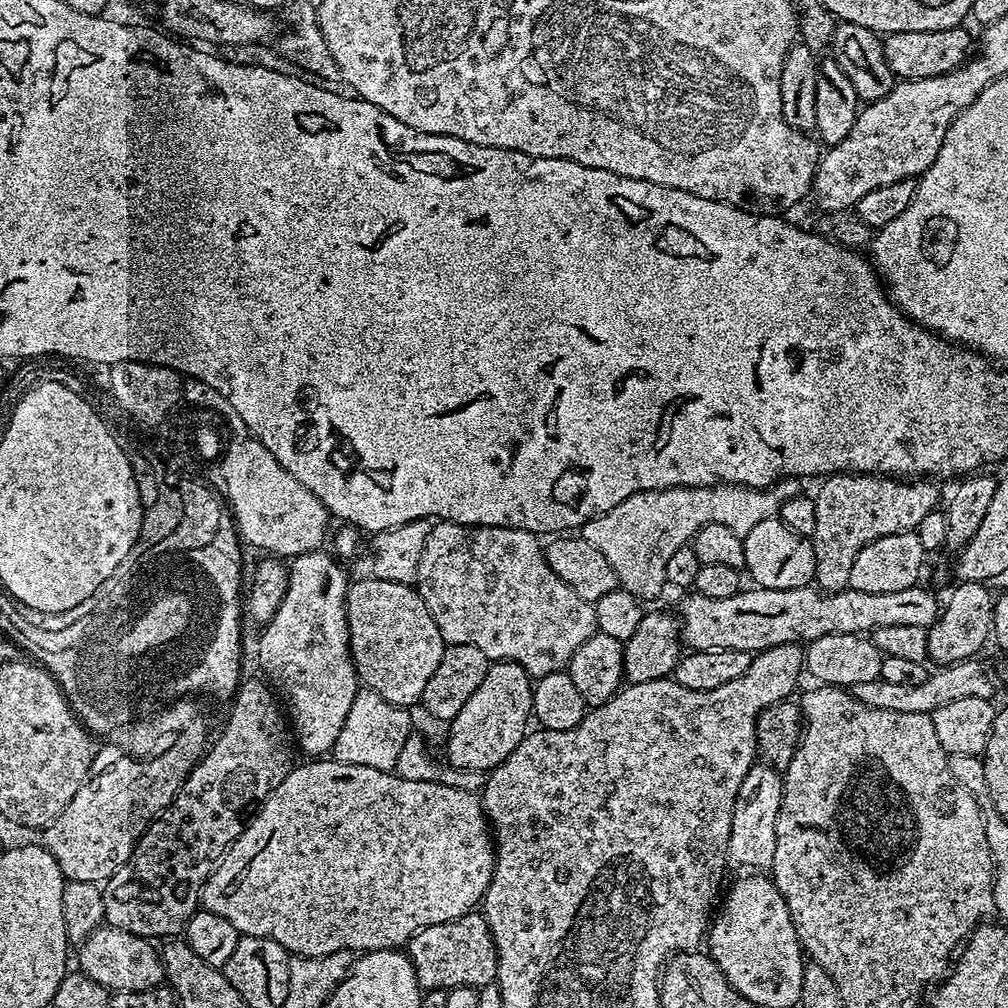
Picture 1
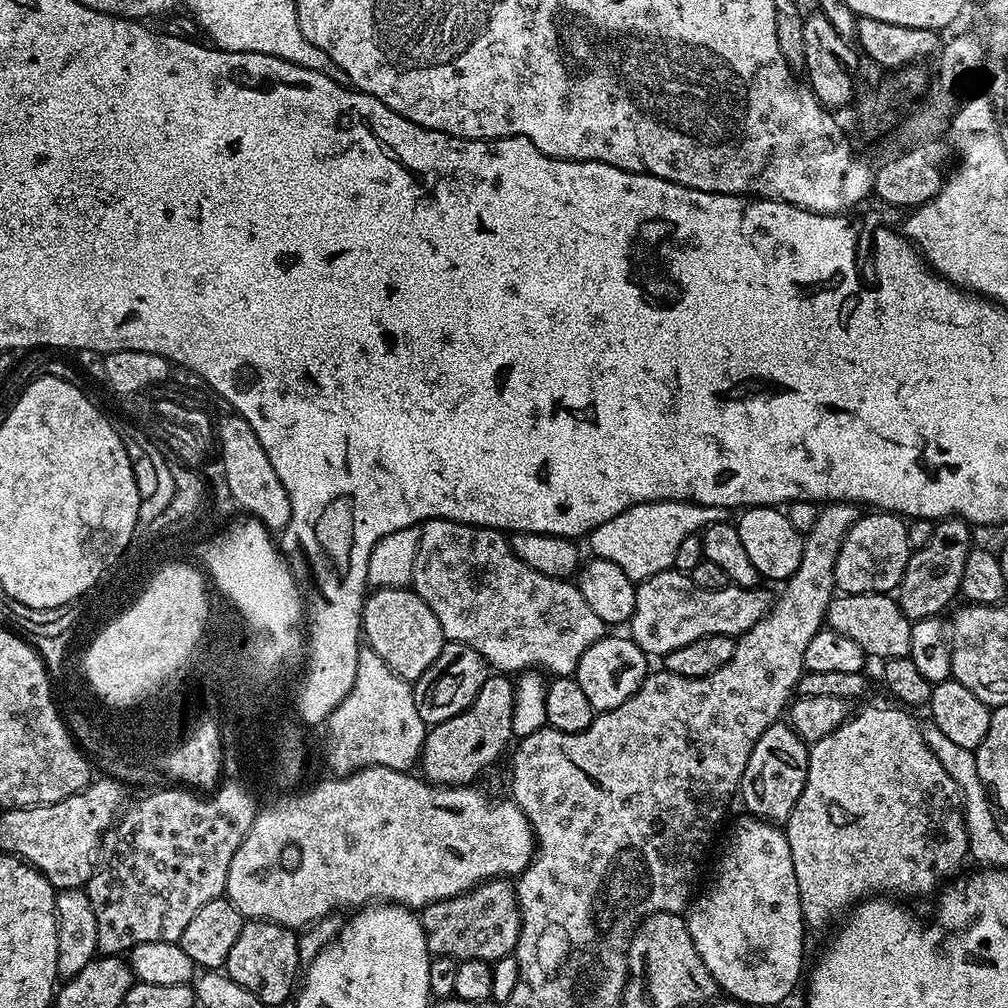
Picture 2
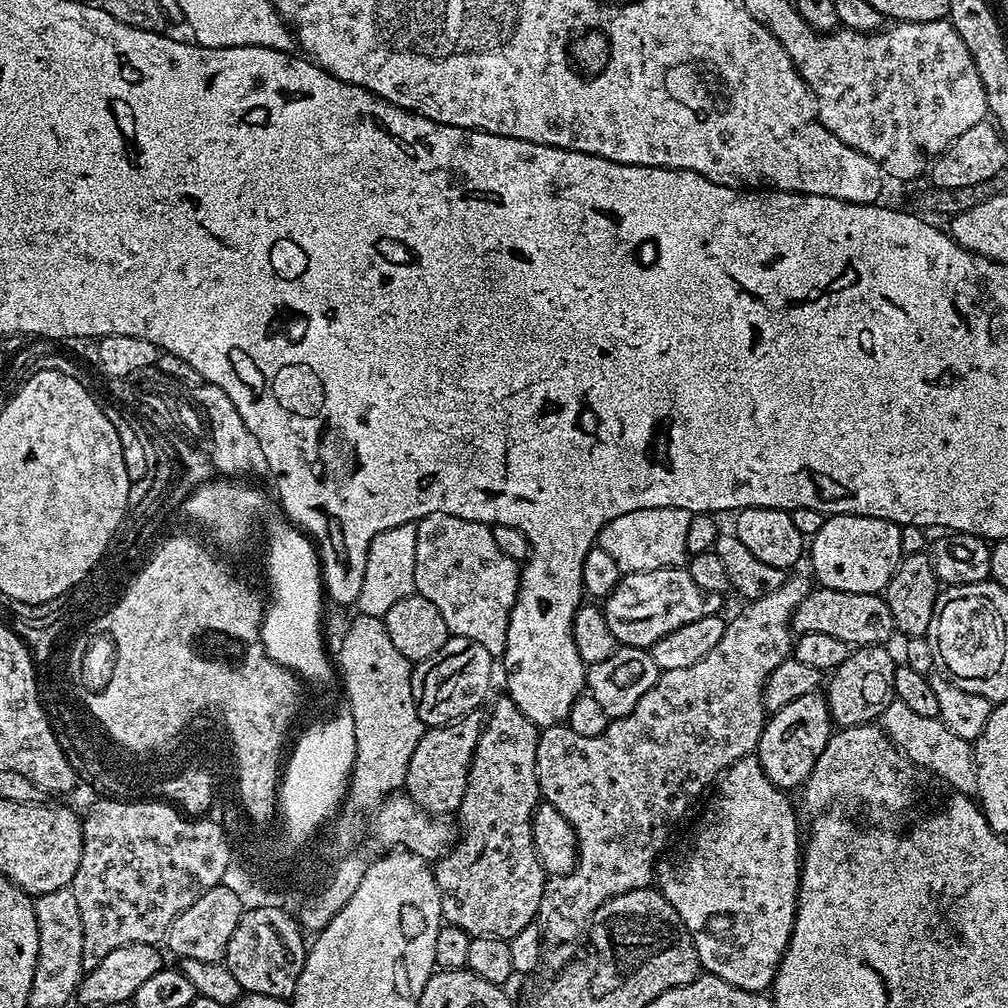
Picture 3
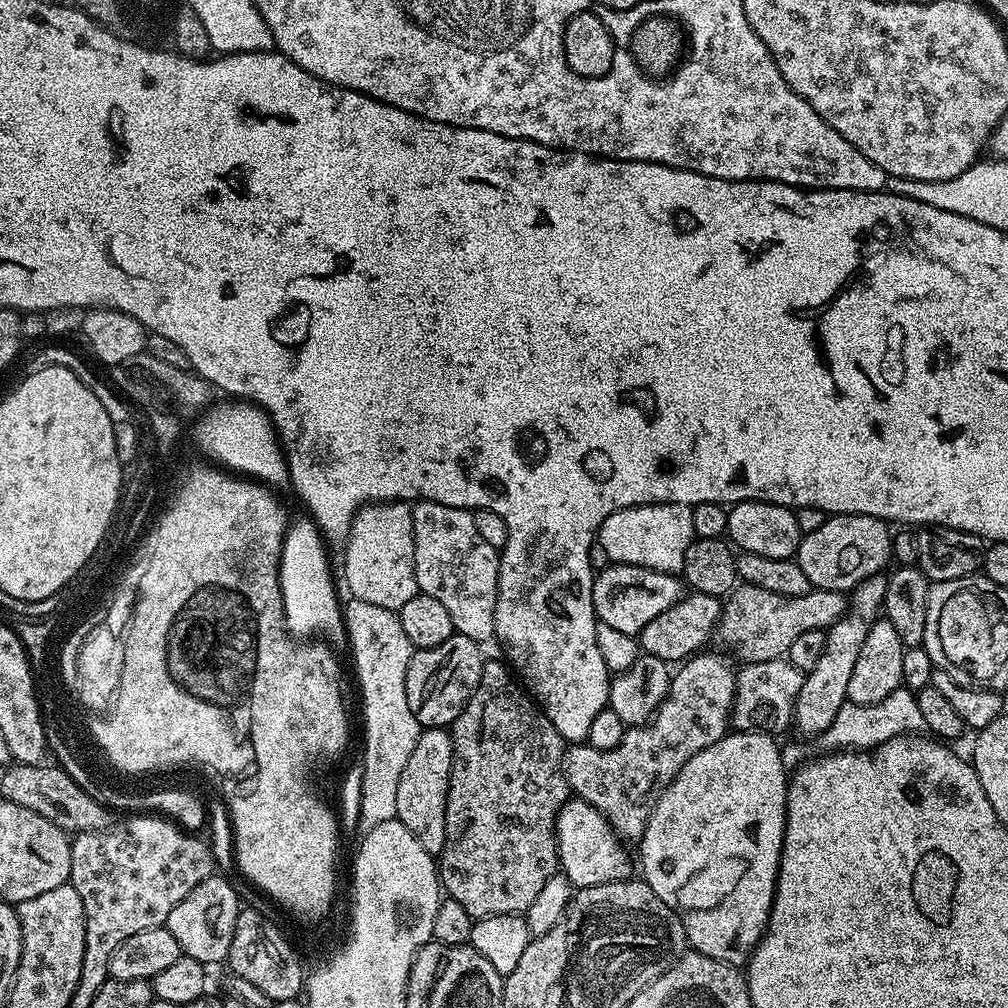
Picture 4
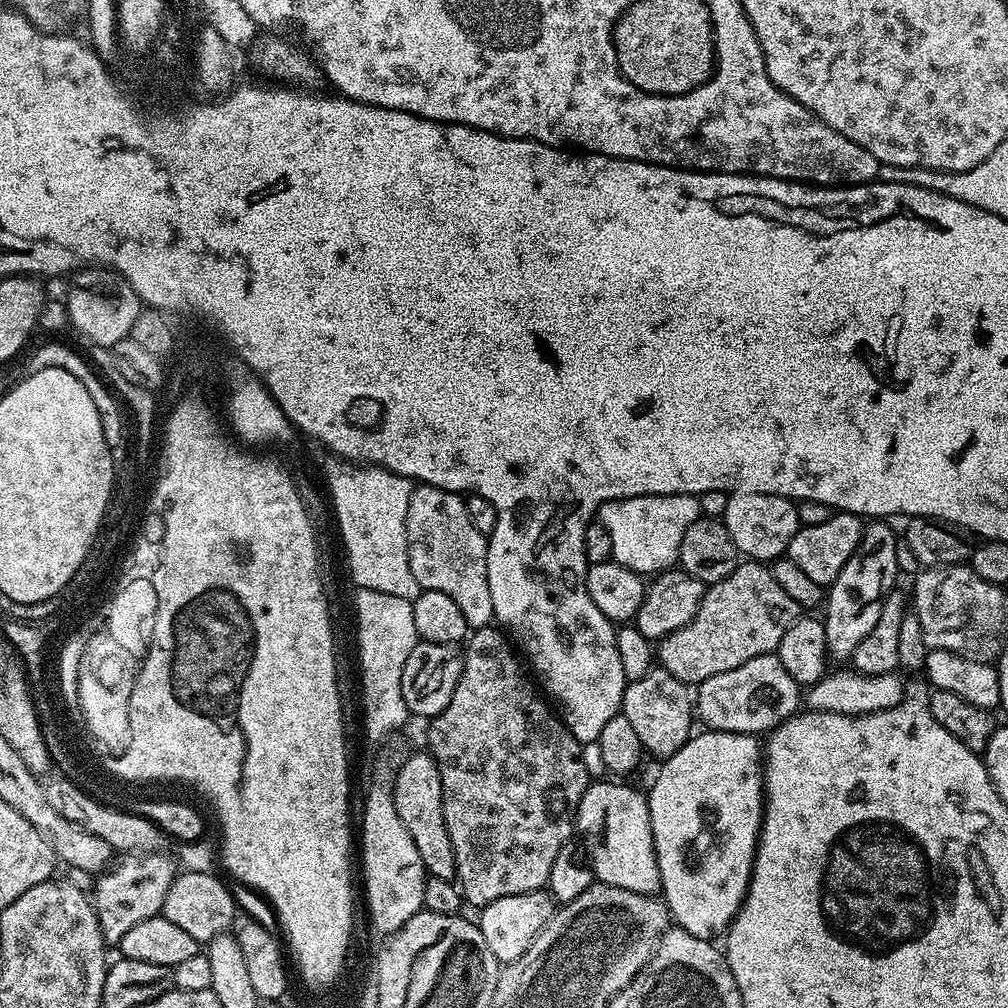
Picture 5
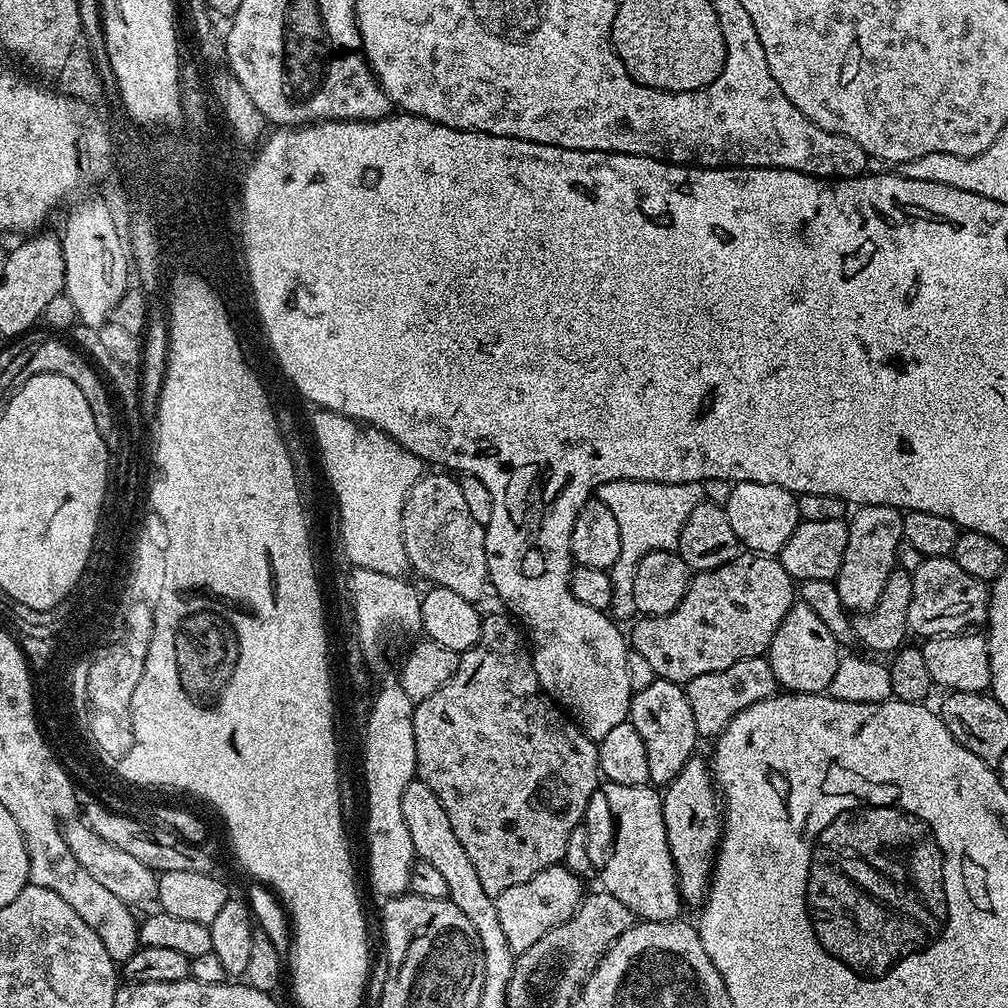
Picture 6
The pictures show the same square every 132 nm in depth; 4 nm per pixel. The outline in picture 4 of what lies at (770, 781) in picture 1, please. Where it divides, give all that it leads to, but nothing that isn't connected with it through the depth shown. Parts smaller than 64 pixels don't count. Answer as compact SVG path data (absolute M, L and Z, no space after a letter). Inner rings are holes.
M887 575L867 576L858 587L853 588L848 601L848 611L842 619L834 622L826 632L826 646L822 650L822 658L818 658L818 666L810 670L802 682L802 690L798 690L794 728L804 736L819 737L834 722L838 710L848 700L850 673L854 670L854 662L858 662L858 653L862 650L862 642L866 642L866 634L870 626L881 615L886 598Z

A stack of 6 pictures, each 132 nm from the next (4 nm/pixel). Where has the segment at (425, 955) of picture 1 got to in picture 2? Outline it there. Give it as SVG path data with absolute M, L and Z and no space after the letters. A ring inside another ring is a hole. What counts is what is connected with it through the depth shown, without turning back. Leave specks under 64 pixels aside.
M508 878L485 880L449 900L436 900L427 904L419 913L420 925L424 928L428 951L432 956L450 956L453 960L486 960L495 962L513 955L520 933L520 901L516 899L513 881Z

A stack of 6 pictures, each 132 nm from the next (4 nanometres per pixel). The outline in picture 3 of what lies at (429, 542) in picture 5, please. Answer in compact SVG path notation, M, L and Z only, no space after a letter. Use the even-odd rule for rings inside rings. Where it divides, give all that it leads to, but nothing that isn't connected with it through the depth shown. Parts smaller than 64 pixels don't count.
M432 512L418 521L416 533L414 582L418 595L438 606L451 635L478 642L493 658L503 657L508 609L520 589L521 565L498 550L489 525L473 520Z

